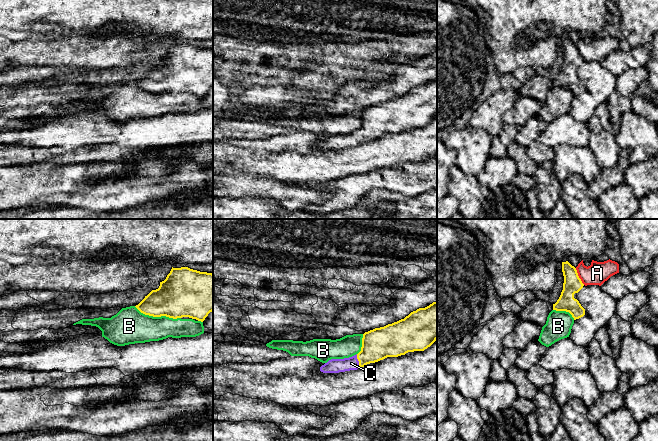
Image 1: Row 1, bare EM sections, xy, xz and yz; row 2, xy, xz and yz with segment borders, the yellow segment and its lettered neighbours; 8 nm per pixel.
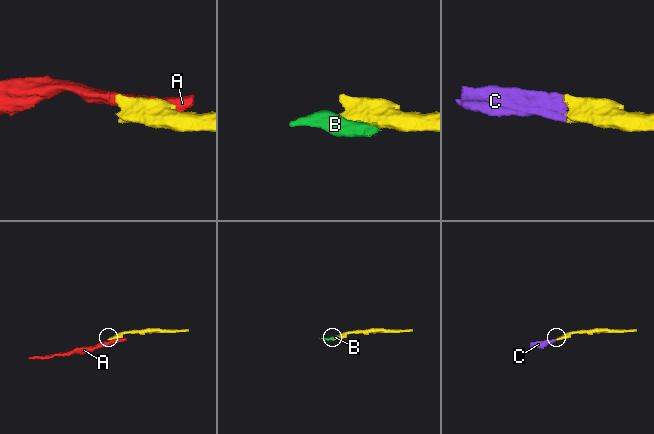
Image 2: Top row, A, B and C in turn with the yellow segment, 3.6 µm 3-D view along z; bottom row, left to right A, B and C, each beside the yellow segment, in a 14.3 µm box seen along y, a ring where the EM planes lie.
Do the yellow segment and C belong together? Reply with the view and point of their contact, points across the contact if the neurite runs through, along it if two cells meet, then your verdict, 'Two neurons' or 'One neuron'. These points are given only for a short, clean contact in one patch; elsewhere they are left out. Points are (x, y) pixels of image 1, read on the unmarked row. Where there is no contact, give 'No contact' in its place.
Touches yellow at xz (358, 136). Path across: xz (377, 120), (363, 134), (358, 136), (353, 139), (334, 141). One neuron

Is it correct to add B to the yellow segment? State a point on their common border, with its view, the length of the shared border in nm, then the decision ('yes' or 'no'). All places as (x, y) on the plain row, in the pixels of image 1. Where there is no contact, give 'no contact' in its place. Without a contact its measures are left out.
xy (157, 92) | 380 nm | no

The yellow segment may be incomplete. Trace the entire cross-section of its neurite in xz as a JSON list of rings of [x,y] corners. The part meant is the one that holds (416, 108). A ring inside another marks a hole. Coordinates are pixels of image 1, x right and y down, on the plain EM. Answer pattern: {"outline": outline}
{"outline": [[[437,77],[425,84],[419,84],[401,95],[384,103],[375,104],[363,110],[361,127],[349,134],[331,135],[320,143],[323,149],[339,149],[357,146],[367,140],[387,133],[398,133],[408,128],[424,127],[437,116]]]}

